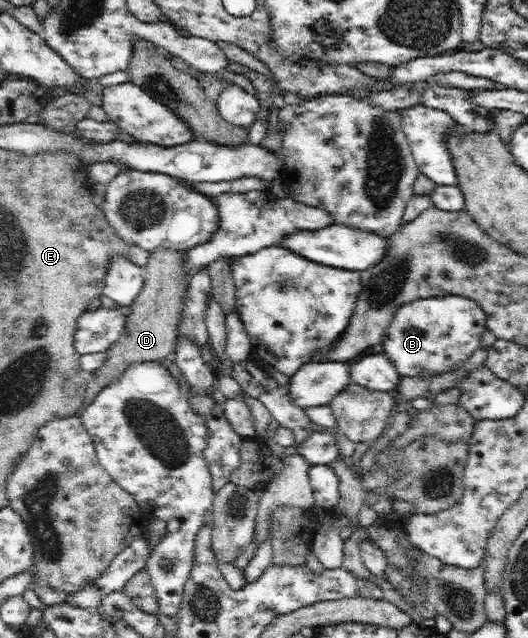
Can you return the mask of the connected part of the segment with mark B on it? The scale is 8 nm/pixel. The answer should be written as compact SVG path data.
M427 297L423 299L415 299L411 303L399 305L389 327L383 333L381 345L383 352L391 363L397 368L397 372L401 377L413 377L416 375L423 375L425 372L433 373L434 375L441 375L453 369L460 369L463 367L465 361L473 355L476 349L479 349L479 341L481 335L486 330L486 319L483 308L470 297Z

